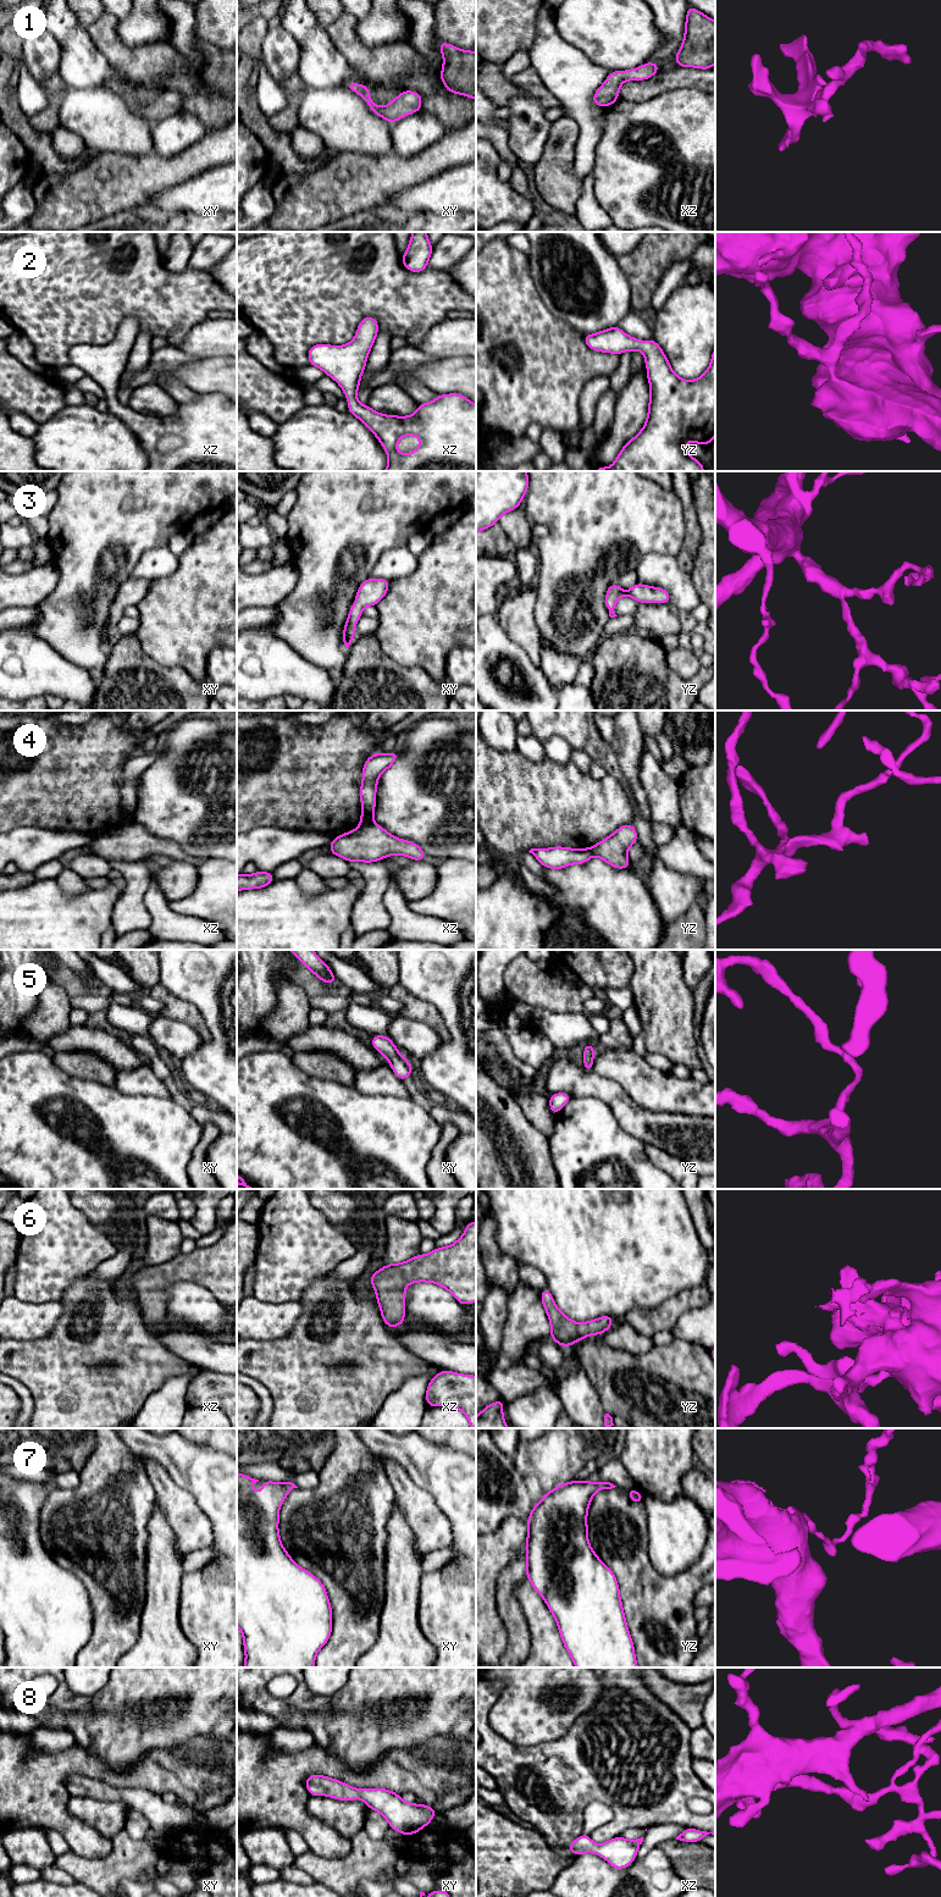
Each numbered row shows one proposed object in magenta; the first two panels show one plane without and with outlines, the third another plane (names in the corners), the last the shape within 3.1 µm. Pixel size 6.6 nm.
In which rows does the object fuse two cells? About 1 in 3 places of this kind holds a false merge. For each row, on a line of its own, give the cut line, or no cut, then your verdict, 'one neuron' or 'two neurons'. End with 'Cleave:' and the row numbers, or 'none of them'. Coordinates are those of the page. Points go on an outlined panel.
1: no cut; one neuron
2: no cut; one neuron
3: no cut; one neuron
4: cut in xz along (372, 820), (360, 827); two neurons
5: no cut; one neuron
6: no cut; one neuron
7: no cut; one neuron
8: no cut; one neuron
Cleave: 4

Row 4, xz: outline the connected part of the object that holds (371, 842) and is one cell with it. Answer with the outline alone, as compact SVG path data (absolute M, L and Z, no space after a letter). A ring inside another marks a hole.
M376 823L359 826L331 840L330 853L348 862L377 862L393 855L402 855L413 861L424 861L422 848L411 841L391 835Z

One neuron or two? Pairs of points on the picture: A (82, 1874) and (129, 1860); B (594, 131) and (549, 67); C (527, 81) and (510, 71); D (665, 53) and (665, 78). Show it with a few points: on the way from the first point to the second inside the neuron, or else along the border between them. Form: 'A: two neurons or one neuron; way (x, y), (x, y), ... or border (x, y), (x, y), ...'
A: one neuron; way (94, 1873), (108, 1873), (117, 1865)
B: one neuron; way (586, 115), (577, 105), (575, 93), (565, 83)
C: two neurons; border (530, 65), (518, 72), (510, 81)
D: two neurons; border (677, 66), (656, 75)

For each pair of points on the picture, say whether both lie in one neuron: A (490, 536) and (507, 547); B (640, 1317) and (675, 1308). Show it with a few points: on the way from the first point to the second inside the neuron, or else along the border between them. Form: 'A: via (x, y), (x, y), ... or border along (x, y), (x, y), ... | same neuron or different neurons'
A: via (493, 540), (503, 547) | same neuron
B: via (648, 1317), (663, 1317), (666, 1314) | same neuron

